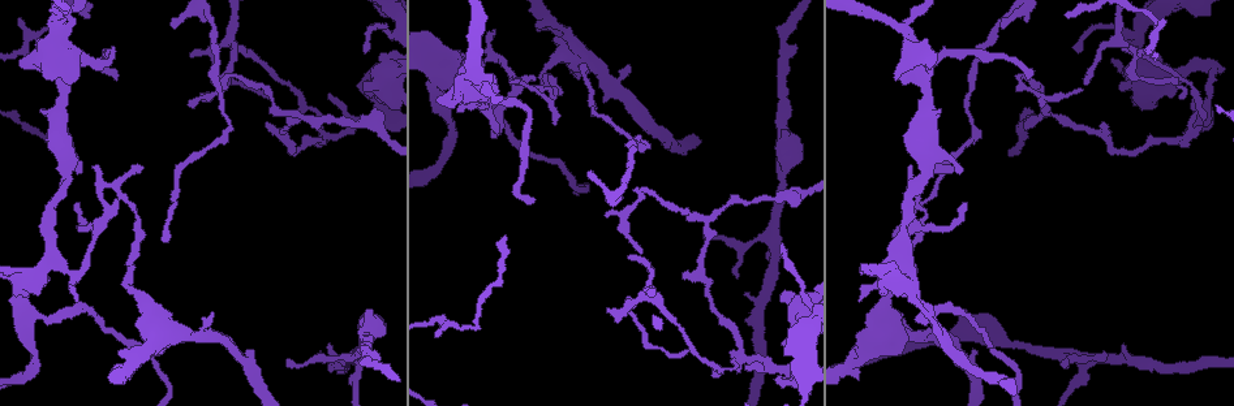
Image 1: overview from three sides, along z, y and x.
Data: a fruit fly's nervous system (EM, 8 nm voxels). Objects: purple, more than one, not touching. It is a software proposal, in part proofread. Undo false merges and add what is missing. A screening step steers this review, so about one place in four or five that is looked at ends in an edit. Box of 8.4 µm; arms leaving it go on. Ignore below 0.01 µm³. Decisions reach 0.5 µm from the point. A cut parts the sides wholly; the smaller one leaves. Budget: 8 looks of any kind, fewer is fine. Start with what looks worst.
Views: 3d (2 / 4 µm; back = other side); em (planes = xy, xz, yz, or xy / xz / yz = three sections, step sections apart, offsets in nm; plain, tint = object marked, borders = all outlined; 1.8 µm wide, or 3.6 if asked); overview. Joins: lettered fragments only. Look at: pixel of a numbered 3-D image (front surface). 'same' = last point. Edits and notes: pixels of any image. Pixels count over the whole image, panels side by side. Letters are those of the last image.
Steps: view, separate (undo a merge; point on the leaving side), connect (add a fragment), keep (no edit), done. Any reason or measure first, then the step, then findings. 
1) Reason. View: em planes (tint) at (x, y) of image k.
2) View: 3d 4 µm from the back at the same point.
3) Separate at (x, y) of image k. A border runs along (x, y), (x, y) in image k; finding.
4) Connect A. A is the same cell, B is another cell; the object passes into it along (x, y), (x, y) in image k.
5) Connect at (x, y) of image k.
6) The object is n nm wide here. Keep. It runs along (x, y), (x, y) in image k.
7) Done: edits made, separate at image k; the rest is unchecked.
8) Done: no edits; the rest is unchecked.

Sharp bend. View: em xy step 4 (tint) at (1185, 135) of image 1.

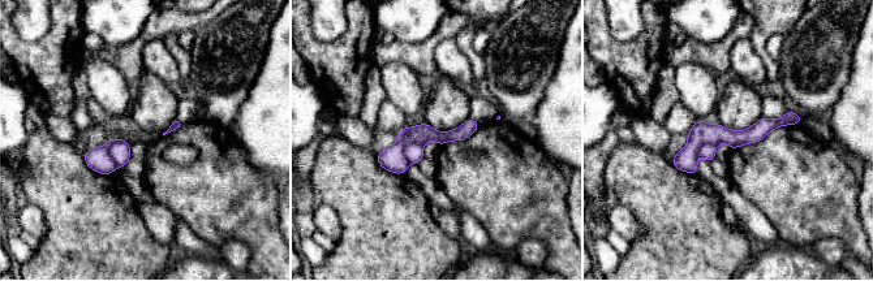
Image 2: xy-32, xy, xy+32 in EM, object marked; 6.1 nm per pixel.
View: em xy step 4 (borders) at the same point.

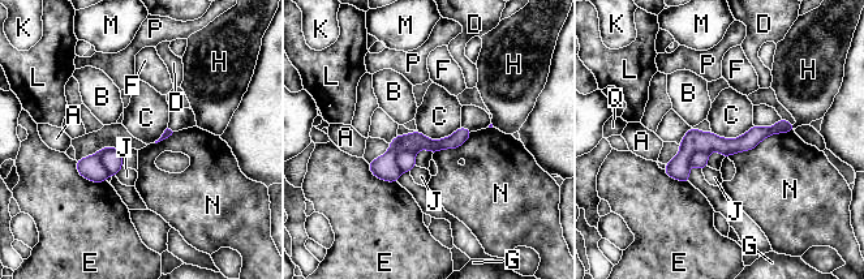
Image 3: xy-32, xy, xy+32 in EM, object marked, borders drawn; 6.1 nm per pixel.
The object is 90 nm wide here. Separate at (385, 167) of image 3. A, B, C, D, E, F, G, H, J, K, L, M, N, P and Q are other cells; the part that leaves runs along (790, 127), (696, 144), (667, 168) in image 3; a second neuron is stuck on.

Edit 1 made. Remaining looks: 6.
Redraw. View: overview.

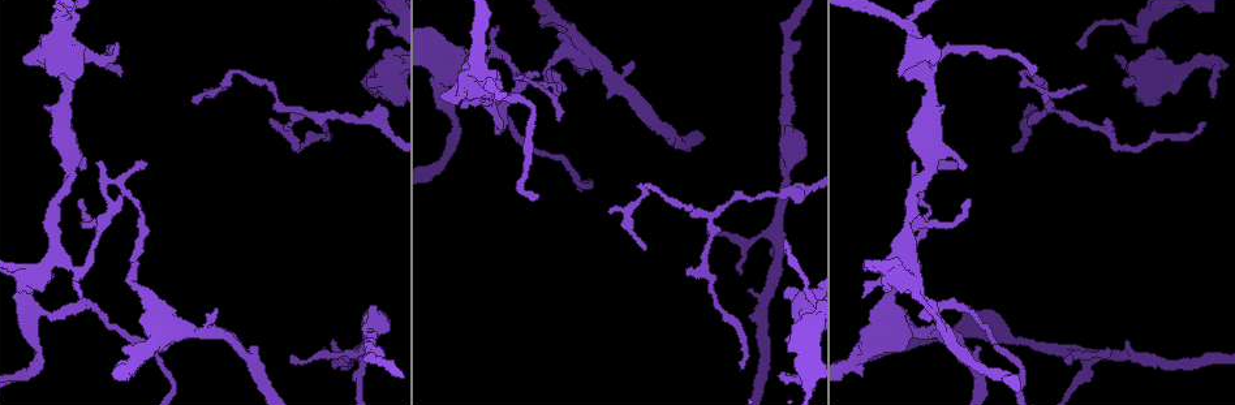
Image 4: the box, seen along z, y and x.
Abrupt turn. View: em yz step 8 (tint) at (73, 65) of image 4.

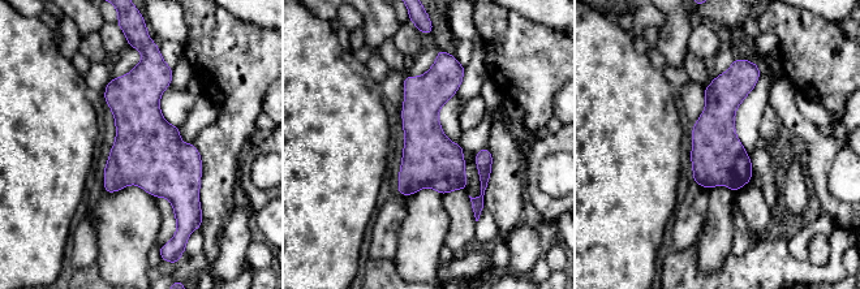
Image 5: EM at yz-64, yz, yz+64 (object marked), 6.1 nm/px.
View: em planes (tint) at the same point.

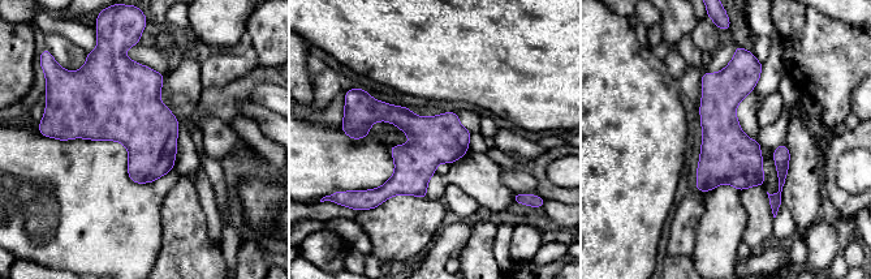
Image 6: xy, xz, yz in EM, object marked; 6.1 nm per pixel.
See the neighbours. View: em planes (borders) at the same point.

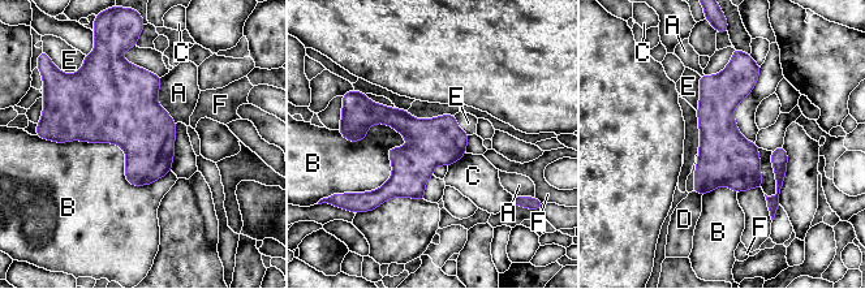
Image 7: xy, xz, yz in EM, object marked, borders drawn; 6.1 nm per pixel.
The object is 300 nm wide here. Keep. A, B, C, D, E and F are other cells; a border runs along (386, 123), (407, 143), (357, 193) in image 7; continuous, no second neuron.

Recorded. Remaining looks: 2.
Sharp bend. View: em planes (tint) at (536, 81) of image 4.

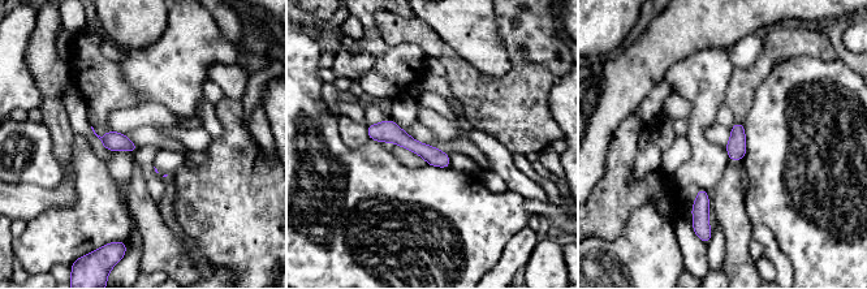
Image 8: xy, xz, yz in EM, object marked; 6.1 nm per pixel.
View: em planes (borders) at the same point.

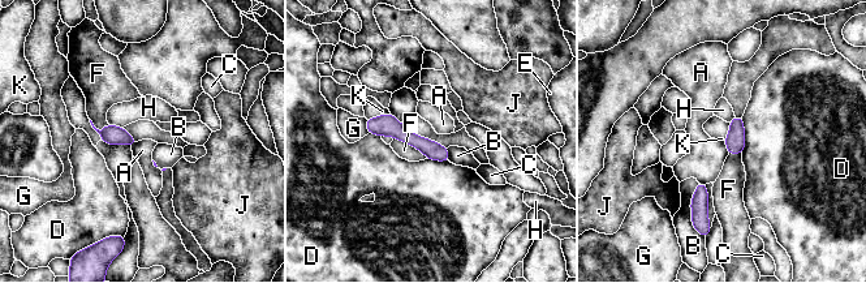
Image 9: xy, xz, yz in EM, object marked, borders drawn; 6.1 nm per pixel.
Keep. A, B, C, D, E, F, G, H, J and K are other cells; a border runs along (406, 128), (447, 148) in image 9; continuous, no second neuron.

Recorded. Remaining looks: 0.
Done: edits made, separate at image 3; the rest is unchecked.

